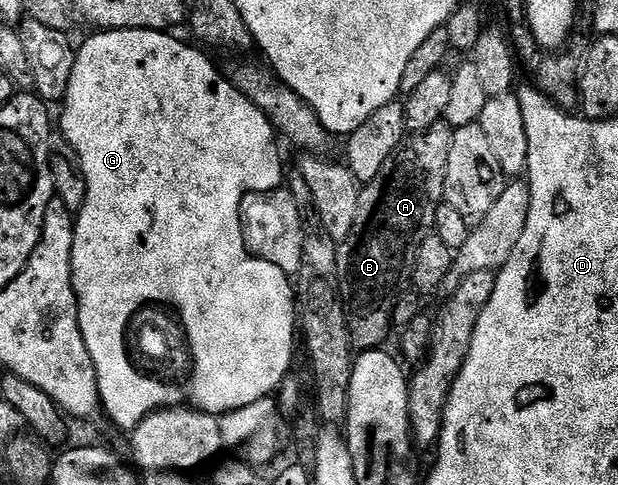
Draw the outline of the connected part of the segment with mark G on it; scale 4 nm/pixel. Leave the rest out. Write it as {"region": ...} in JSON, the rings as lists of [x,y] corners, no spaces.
{"region":[[[107,29],[107,30],[104,30],[104,31],[97,31],[97,32],[94,32],[94,34],[95,34],[95,35],[94,35],[94,37],[89,37],[89,38],[87,38],[87,39],[86,39],[86,41],[85,41],[85,42],[83,42],[83,43],[82,43],[82,45],[81,45],[81,47],[80,47],[80,45],[79,45],[79,48],[78,48],[78,49],[77,49],[77,50],[76,50],[76,57],[75,57],[75,59],[74,59],[74,70],[73,70],[73,71],[71,71],[71,79],[70,79],[70,83],[69,83],[69,86],[68,86],[68,87],[67,87],[67,89],[66,89],[66,93],[65,93],[65,98],[64,98],[64,100],[63,100],[63,107],[65,107],[65,110],[63,110],[63,111],[62,111],[62,113],[61,113],[61,129],[59,129],[59,133],[60,133],[60,136],[62,136],[62,137],[64,137],[64,138],[65,138],[65,140],[66,140],[66,141],[68,141],[68,142],[69,142],[69,145],[70,145],[70,147],[71,147],[71,148],[73,148],[73,151],[74,151],[74,153],[77,153],[77,154],[78,154],[78,155],[79,155],[79,159],[80,159],[80,160],[81,160],[81,166],[82,166],[82,167],[83,167],[83,171],[84,171],[84,172],[85,172],[85,182],[86,182],[86,183],[87,183],[87,195],[86,195],[86,196],[85,196],[85,206],[84,206],[84,207],[83,207],[83,208],[81,208],[81,209],[80,209],[80,211],[79,211],[79,212],[78,212],[78,213],[77,213],[77,214],[76,214],[76,217],[75,217],[75,228],[74,228],[74,230],[73,230],[73,290],[74,290],[74,291],[75,291],[75,295],[76,295],[76,296],[77,296],[77,318],[78,318],[78,319],[79,319],[79,327],[80,327],[80,328],[81,328],[81,334],[82,334],[82,335],[83,335],[83,339],[84,339],[84,340],[85,340],[85,342],[86,342],[86,343],[87,343],[87,349],[88,349],[88,351],[89,351],[89,354],[90,354],[90,355],[91,355],[91,359],[92,359],[92,360],[93,360],[93,362],[94,362],[94,363],[95,363],[95,371],[96,371],[96,372],[97,372],[97,382],[98,382],[98,383],[99,383],[99,395],[100,395],[100,396],[101,396],[101,407],[102,407],[102,410],[103,410],[103,413],[104,413],[104,416],[106,416],[106,415],[107,415],[107,416],[109,416],[109,417],[110,417],[110,419],[111,419],[111,420],[113,420],[113,421],[114,421],[114,423],[115,423],[115,424],[117,424],[117,425],[118,425],[118,427],[119,427],[119,428],[121,428],[121,429],[126,429],[126,431],[132,431],[132,430],[134,430],[134,429],[136,429],[136,428],[137,428],[137,425],[138,425],[138,424],[139,424],[139,423],[140,423],[140,421],[141,421],[141,420],[143,420],[143,418],[145,418],[145,417],[147,417],[147,416],[149,416],[149,414],[150,414],[150,413],[156,413],[156,412],[157,412],[157,410],[159,410],[159,409],[168,409],[168,408],[170,408],[170,407],[177,407],[177,406],[180,406],[180,405],[181,405],[181,404],[182,404],[182,402],[181,402],[181,401],[180,401],[180,399],[179,399],[179,398],[177,398],[177,393],[173,393],[173,391],[172,391],[172,390],[162,390],[162,389],[161,389],[161,388],[160,388],[160,386],[159,386],[159,385],[157,385],[157,384],[154,384],[154,383],[152,383],[152,381],[144,381],[144,380],[143,380],[143,378],[141,378],[141,377],[137,377],[137,373],[133,373],[133,369],[129,369],[129,361],[125,361],[125,349],[122,349],[122,346],[123,346],[123,341],[124,341],[124,332],[125,332],[125,317],[129,317],[129,313],[133,313],[133,308],[134,308],[134,306],[136,306],[136,305],[141,305],[141,301],[149,301],[149,296],[151,296],[151,297],[153,297],[153,298],[155,298],[155,299],[160,299],[160,301],[166,301],[166,300],[168,300],[168,299],[171,299],[171,298],[175,298],[175,300],[176,300],[176,301],[178,301],[178,302],[180,302],[180,303],[181,303],[181,305],[182,305],[182,306],[183,306],[183,307],[184,307],[184,310],[185,310],[185,312],[186,312],[186,314],[185,314],[185,317],[186,317],[186,319],[187,319],[187,323],[188,323],[188,324],[190,324],[190,326],[191,326],[191,330],[190,330],[190,333],[193,333],[193,343],[194,343],[194,346],[195,346],[195,347],[196,347],[196,348],[198,348],[198,350],[199,350],[199,351],[198,351],[198,352],[197,352],[197,377],[193,377],[193,397],[192,397],[192,398],[191,398],[191,400],[189,400],[189,402],[188,402],[188,404],[189,404],[189,405],[190,405],[190,406],[192,406],[192,408],[195,408],[195,409],[200,409],[200,410],[201,410],[201,412],[202,412],[202,413],[212,413],[212,414],[214,414],[214,415],[224,415],[224,414],[227,414],[227,413],[231,413],[231,412],[234,412],[234,411],[235,411],[235,410],[237,410],[237,409],[239,409],[239,408],[243,408],[243,407],[247,407],[247,405],[248,405],[248,404],[253,404],[253,403],[255,403],[255,402],[256,402],[256,401],[257,401],[257,400],[263,400],[263,399],[265,399],[265,398],[272,398],[272,397],[273,397],[273,396],[274,396],[274,394],[276,394],[276,393],[277,393],[277,392],[278,392],[278,390],[280,390],[280,388],[281,388],[281,386],[282,386],[282,385],[284,385],[284,384],[285,384],[285,382],[286,382],[286,380],[287,380],[287,378],[288,378],[288,377],[289,377],[289,376],[290,376],[290,373],[289,373],[289,368],[291,368],[291,367],[292,367],[292,365],[293,365],[293,336],[294,336],[294,337],[295,337],[295,338],[296,338],[296,337],[297,337],[297,336],[298,336],[298,333],[299,333],[299,318],[298,318],[298,315],[297,315],[297,302],[296,302],[296,300],[295,300],[295,285],[294,285],[294,282],[293,282],[293,281],[292,281],[292,280],[291,280],[291,277],[290,277],[290,274],[288,274],[288,273],[284,273],[284,272],[283,272],[283,271],[279,271],[279,267],[275,267],[275,266],[274,266],[274,265],[272,265],[272,264],[271,264],[271,263],[267,263],[267,262],[266,262],[266,261],[261,261],[261,260],[259,260],[259,258],[258,258],[258,257],[254,257],[254,256],[253,256],[253,254],[252,254],[252,253],[250,253],[250,252],[249,252],[249,250],[248,250],[248,249],[246,249],[246,248],[245,248],[245,235],[244,235],[244,231],[243,231],[243,230],[242,230],[242,229],[241,229],[241,227],[240,227],[240,224],[239,224],[239,202],[241,202],[241,200],[242,200],[242,199],[243,199],[243,198],[245,198],[245,196],[246,196],[246,194],[249,194],[249,193],[268,193],[268,192],[269,192],[269,190],[270,190],[270,188],[271,188],[271,187],[273,187],[273,186],[276,186],[276,185],[277,185],[277,184],[278,184],[278,181],[277,181],[277,141],[278,141],[278,138],[277,138],[277,137],[276,137],[276,136],[275,136],[275,130],[274,130],[274,128],[273,128],[273,122],[272,122],[272,121],[270,121],[270,120],[269,120],[269,118],[268,118],[268,117],[266,117],[266,115],[265,115],[265,113],[264,113],[264,111],[262,111],[262,110],[261,110],[261,109],[260,109],[260,108],[259,108],[259,107],[255,107],[255,103],[251,103],[251,102],[250,102],[250,101],[249,101],[249,100],[248,100],[248,99],[246,99],[246,98],[245,98],[245,96],[243,96],[243,94],[241,94],[241,92],[239,92],[239,91],[238,91],[238,90],[237,90],[237,87],[236,87],[236,85],[234,85],[234,84],[233,84],[233,82],[232,82],[232,80],[230,80],[230,78],[229,78],[229,77],[228,77],[228,76],[226,76],[226,74],[225,74],[225,77],[224,77],[224,75],[223,75],[223,74],[221,74],[221,73],[220,73],[220,71],[219,71],[219,70],[217,70],[217,69],[216,69],[216,67],[215,67],[215,66],[213,66],[213,65],[212,65],[212,63],[211,63],[211,62],[209,62],[209,61],[208,61],[208,59],[207,59],[207,58],[205,58],[205,57],[204,57],[204,55],[203,55],[203,54],[201,54],[201,53],[200,53],[200,51],[201,51],[201,52],[202,52],[202,50],[201,50],[201,49],[200,49],[200,48],[197,48],[197,49],[198,49],[198,50],[197,50],[197,49],[192,49],[192,47],[191,47],[191,46],[189,46],[189,45],[184,45],[184,43],[183,43],[183,42],[181,42],[181,41],[180,41],[180,39],[179,39],[179,38],[177,38],[177,37],[172,37],[172,36],[173,36],[173,35],[174,35],[174,34],[173,34],[173,33],[172,33],[172,32],[169,32],[169,31],[162,31],[162,30],[160,30],[160,29]]]}

